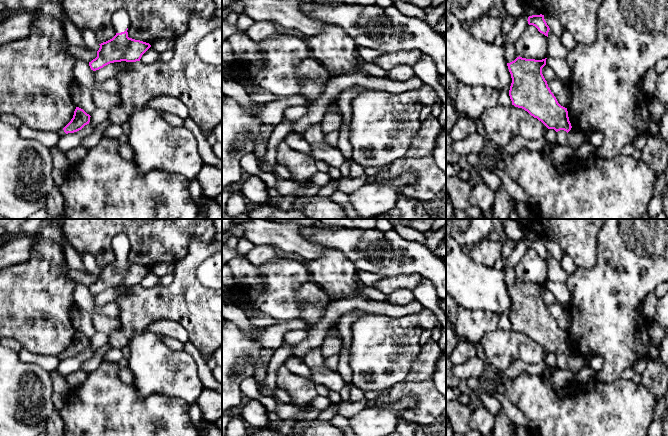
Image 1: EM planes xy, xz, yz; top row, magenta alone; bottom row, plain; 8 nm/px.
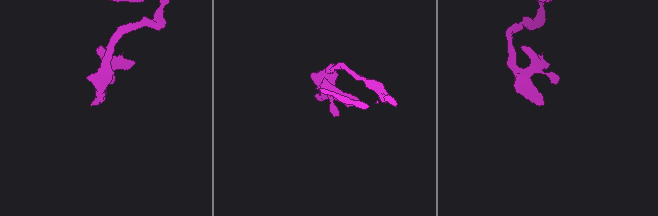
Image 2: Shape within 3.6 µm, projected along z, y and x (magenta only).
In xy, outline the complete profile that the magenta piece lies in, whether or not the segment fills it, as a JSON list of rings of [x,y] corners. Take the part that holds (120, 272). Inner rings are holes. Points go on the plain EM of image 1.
[[[117,234],[112,245],[116,253],[116,259],[100,269],[97,281],[89,286],[91,294],[96,295],[114,286],[140,285],[142,279],[151,271],[149,267],[128,261],[129,243],[125,234]]]

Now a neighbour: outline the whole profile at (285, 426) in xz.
[[[281,419],[280,422],[274,426],[271,421],[269,421],[266,428],[274,430],[283,435],[289,435],[293,434],[293,426],[295,422],[295,419]]]

